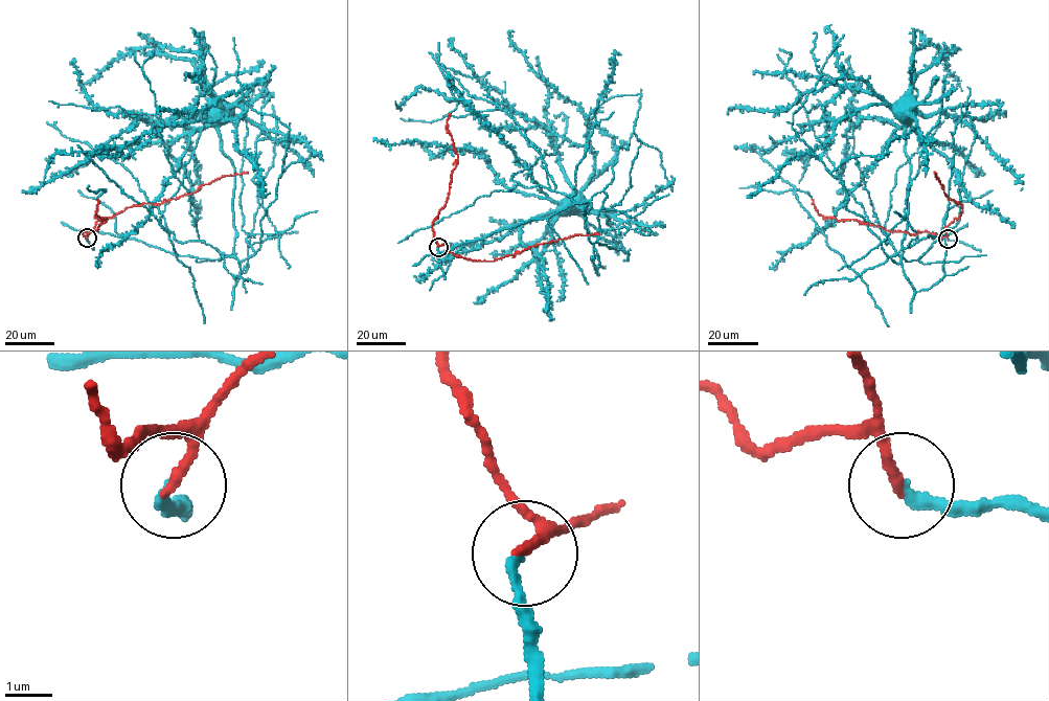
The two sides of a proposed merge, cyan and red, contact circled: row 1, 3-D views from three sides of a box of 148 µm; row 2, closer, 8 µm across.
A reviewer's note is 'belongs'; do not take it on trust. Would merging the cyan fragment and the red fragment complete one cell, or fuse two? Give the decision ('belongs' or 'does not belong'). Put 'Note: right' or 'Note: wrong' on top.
Note: right
belongs

